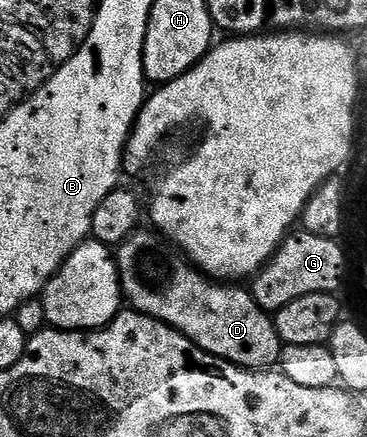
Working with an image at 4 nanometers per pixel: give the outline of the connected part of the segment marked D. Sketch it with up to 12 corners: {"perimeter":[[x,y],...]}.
{"perimeter":[[157,232],[116,249],[122,296],[242,369],[279,364],[273,316]]}

